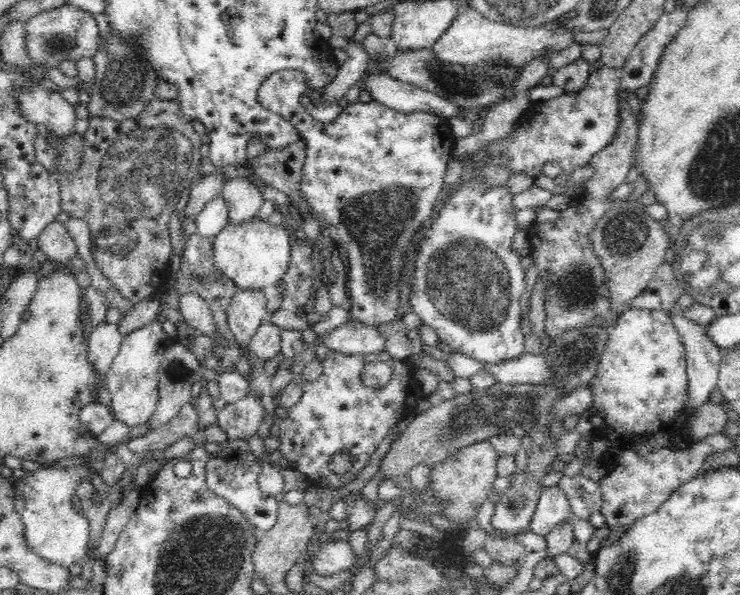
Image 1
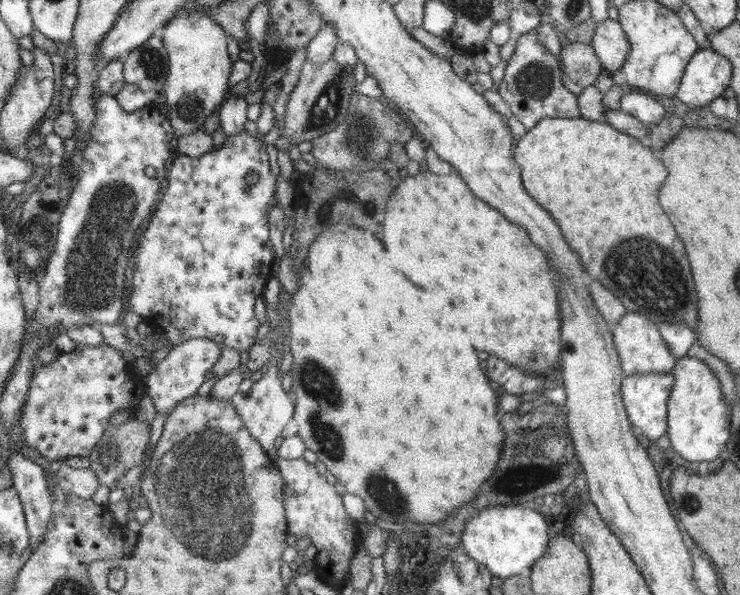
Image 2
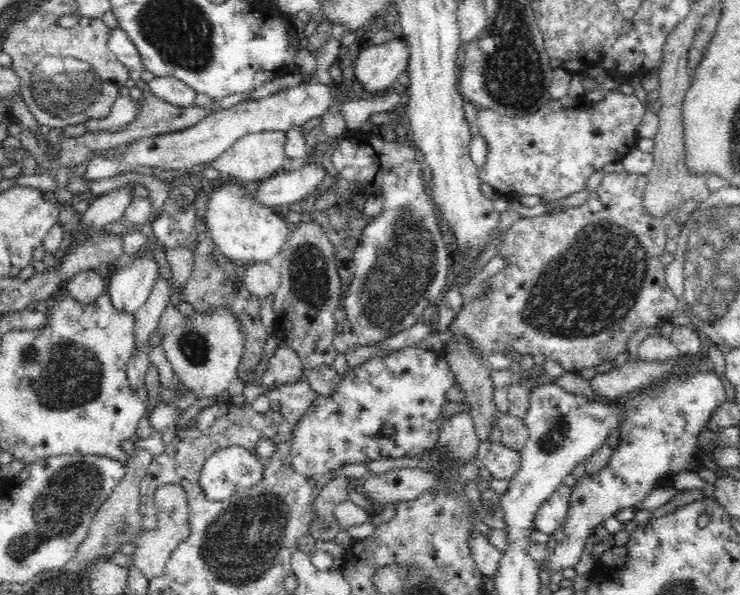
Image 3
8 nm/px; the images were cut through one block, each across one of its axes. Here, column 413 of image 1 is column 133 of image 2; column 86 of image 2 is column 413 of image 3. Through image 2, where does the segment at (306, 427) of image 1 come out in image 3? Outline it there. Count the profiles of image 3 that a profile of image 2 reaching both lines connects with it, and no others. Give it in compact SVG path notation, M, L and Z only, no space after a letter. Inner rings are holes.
M419 345L402 348L388 356L370 358L358 368L350 368L340 378L336 390L328 396L316 395L310 408L298 424L293 426L291 467L304 476L316 478L317 475L328 474L348 464L370 459L412 458L422 451L430 450L438 444L443 420L446 418L442 413L442 405L448 401L446 392L455 381L455 375L442 354L430 352L430 349ZM388 422L396 431L389 439L382 434Z

